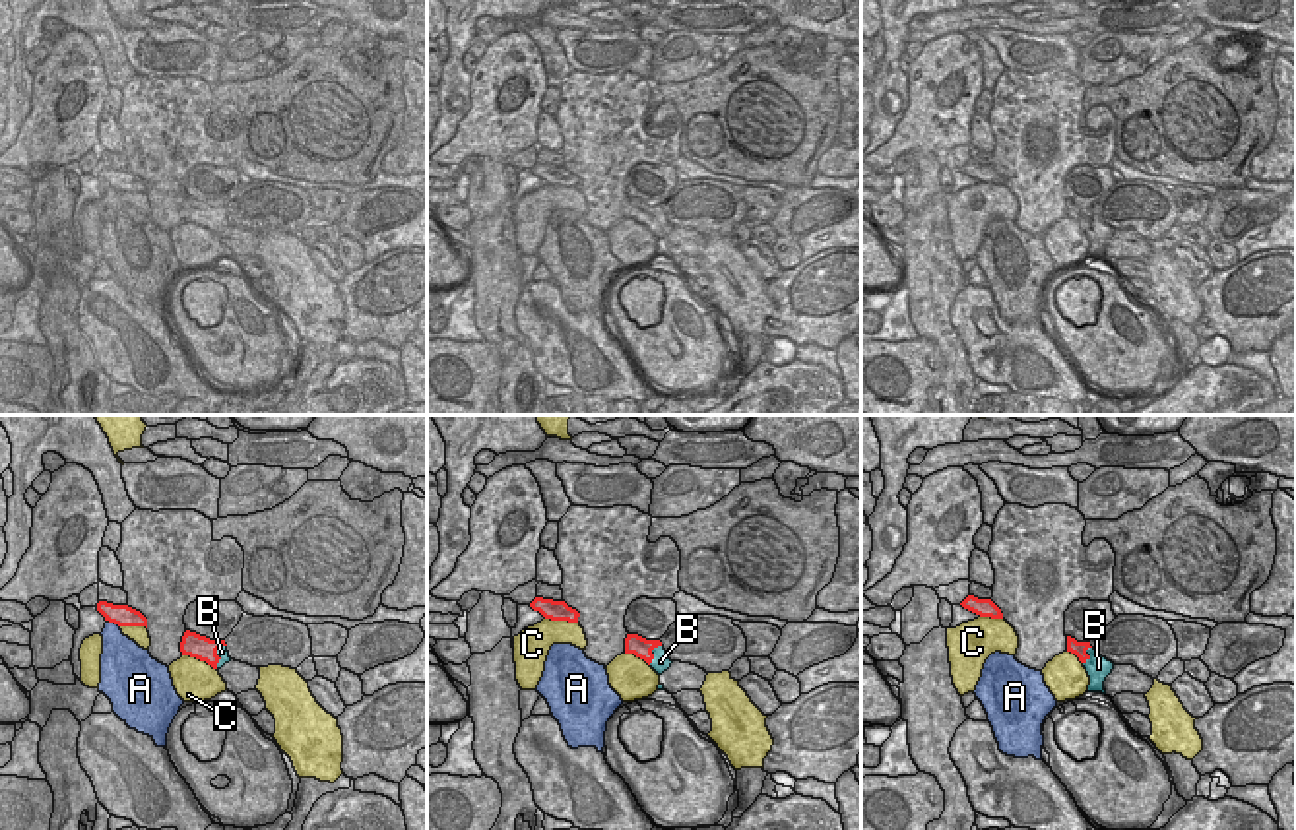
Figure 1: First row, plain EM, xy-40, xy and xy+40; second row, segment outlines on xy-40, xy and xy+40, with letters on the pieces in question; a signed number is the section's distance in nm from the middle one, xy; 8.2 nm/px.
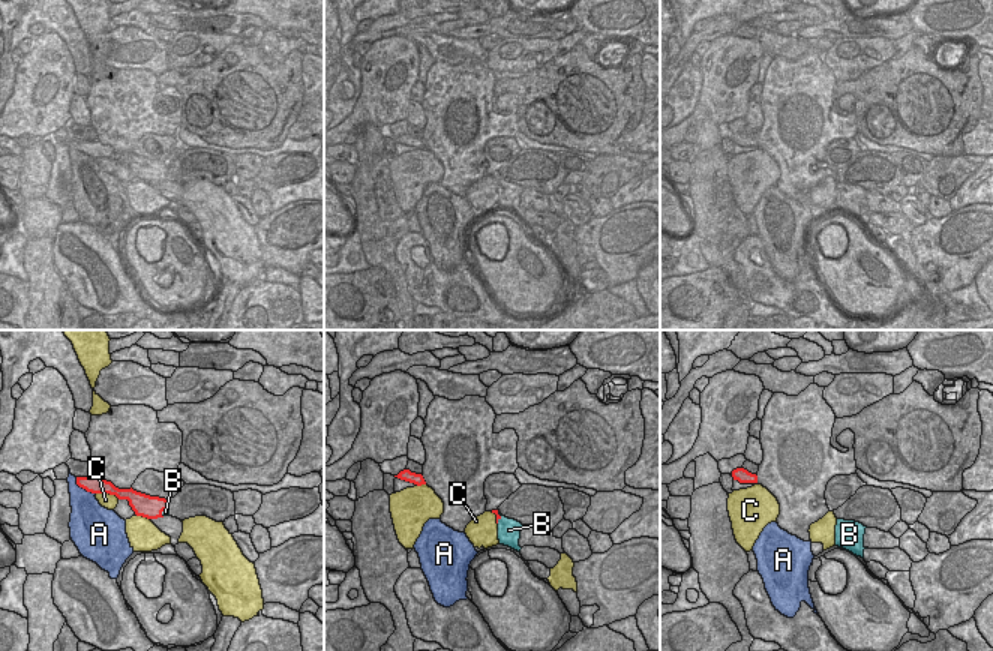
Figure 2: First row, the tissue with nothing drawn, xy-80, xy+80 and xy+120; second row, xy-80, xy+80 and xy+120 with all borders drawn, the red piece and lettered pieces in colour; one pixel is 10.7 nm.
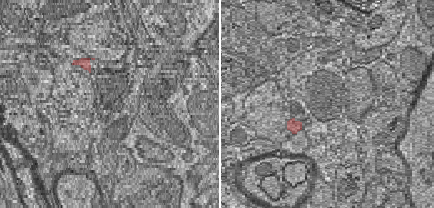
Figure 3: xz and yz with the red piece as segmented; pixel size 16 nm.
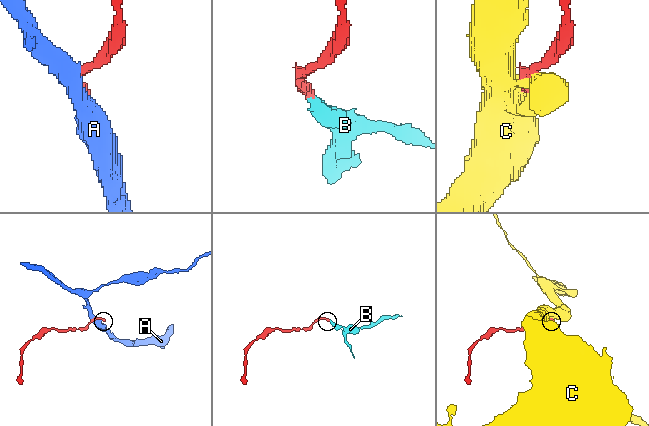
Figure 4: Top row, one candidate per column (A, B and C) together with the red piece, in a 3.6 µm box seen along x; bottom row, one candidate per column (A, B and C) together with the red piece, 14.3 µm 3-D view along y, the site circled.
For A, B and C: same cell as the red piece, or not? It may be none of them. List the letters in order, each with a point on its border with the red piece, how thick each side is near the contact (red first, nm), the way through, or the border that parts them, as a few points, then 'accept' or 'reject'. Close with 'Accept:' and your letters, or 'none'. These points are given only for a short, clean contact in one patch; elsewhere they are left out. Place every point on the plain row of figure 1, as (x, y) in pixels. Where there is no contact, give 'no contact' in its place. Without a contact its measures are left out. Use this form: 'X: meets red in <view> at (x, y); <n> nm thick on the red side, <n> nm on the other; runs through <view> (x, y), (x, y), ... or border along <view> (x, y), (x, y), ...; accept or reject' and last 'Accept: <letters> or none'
A: meets red in xy-40 at (115, 189); 190 nm thick on the red side, 280 nm on the other; border along xy-40 (109, 187), (119, 192); reject
B: meets red in xy at (652, 220); 160 nm thick on the red side, 140 nm on the other; runs through xy (635, 210), (652, 220), (660, 227); accept
C: meets red in xy-40 at (200, 225); 200 nm thick on the red side, 360 nm on the other; reject
Accept: B

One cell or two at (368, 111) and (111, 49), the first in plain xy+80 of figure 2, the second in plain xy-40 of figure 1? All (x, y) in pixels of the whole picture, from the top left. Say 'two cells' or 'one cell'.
two cells

